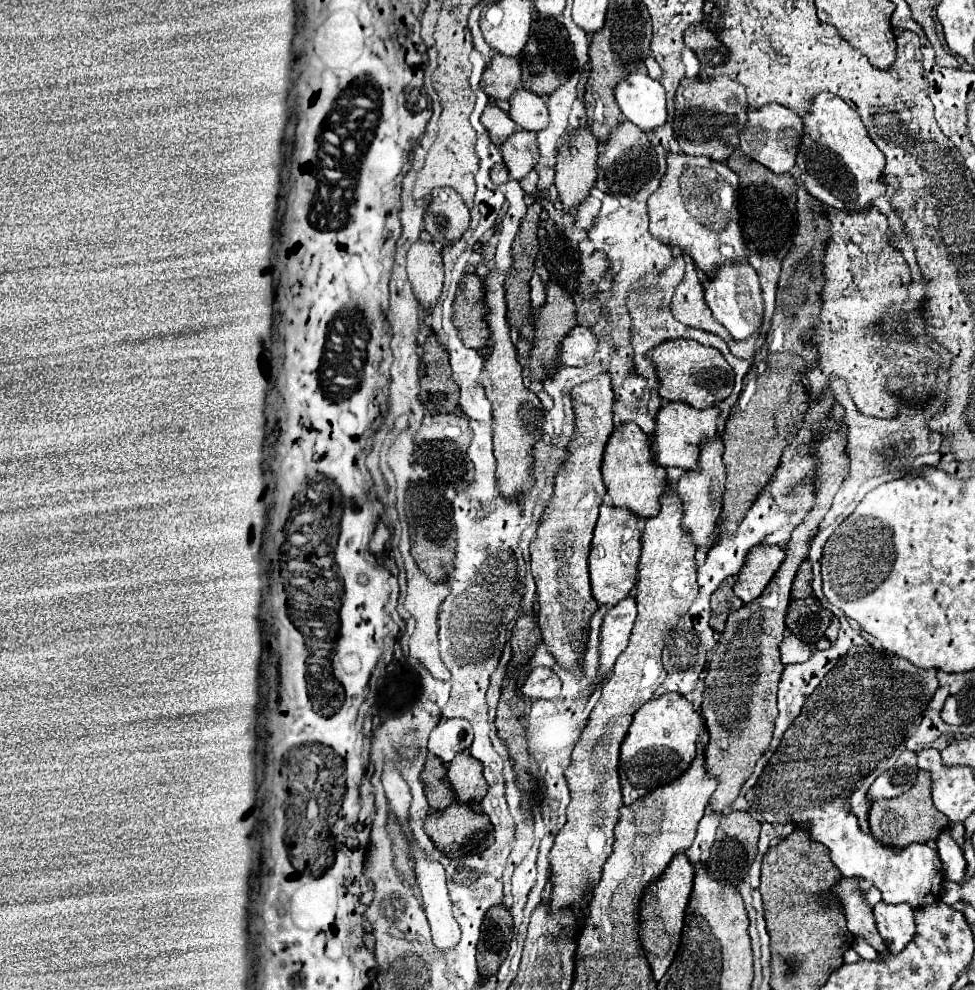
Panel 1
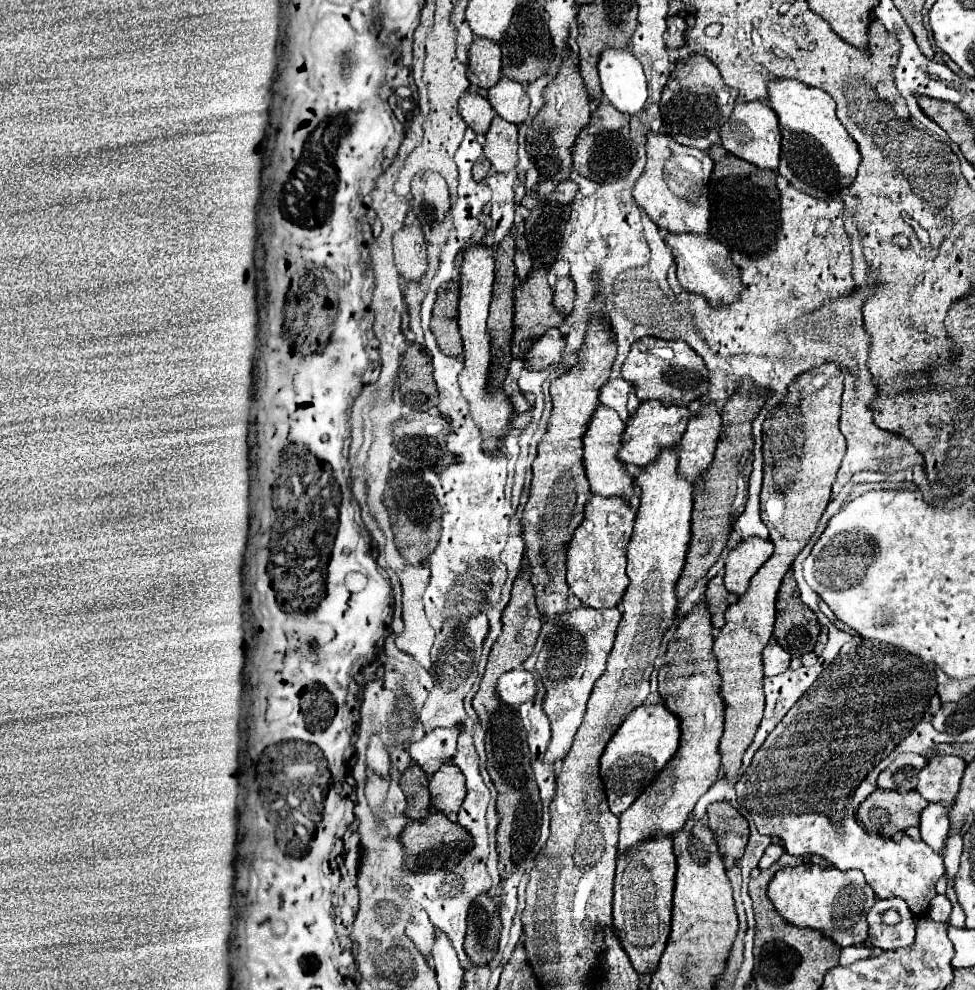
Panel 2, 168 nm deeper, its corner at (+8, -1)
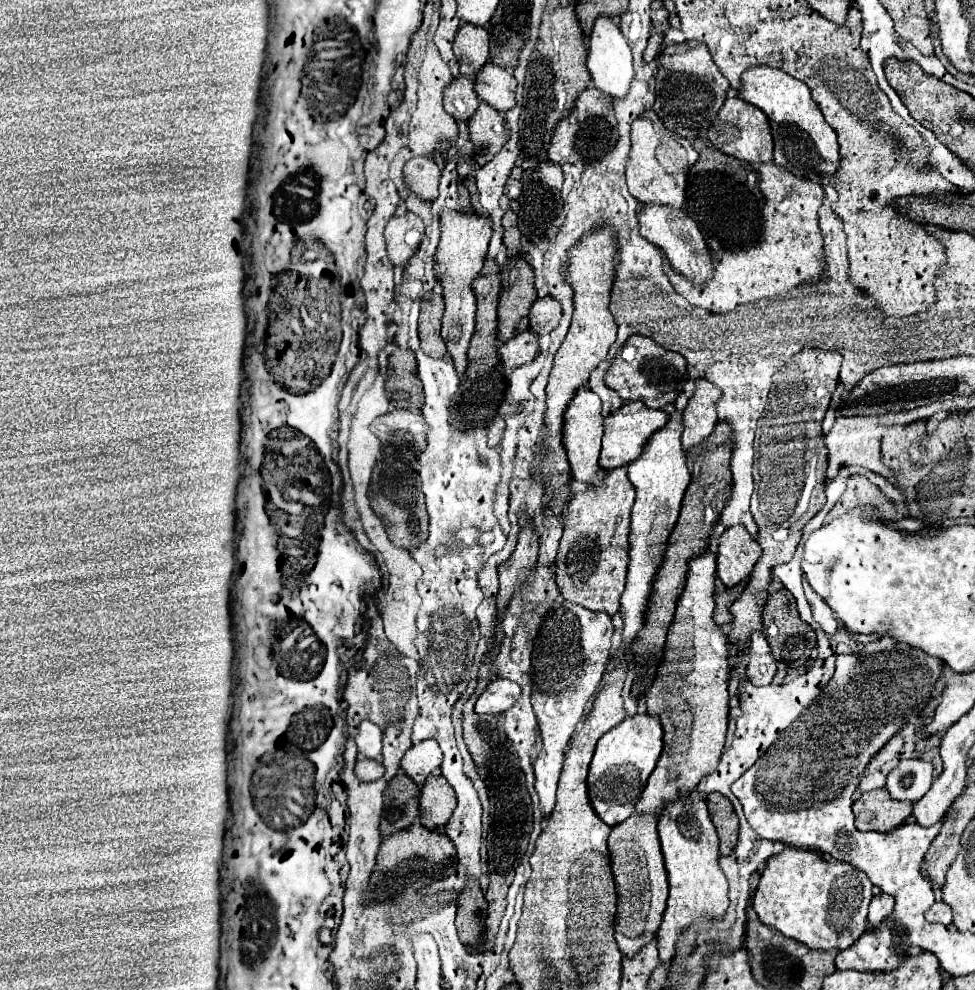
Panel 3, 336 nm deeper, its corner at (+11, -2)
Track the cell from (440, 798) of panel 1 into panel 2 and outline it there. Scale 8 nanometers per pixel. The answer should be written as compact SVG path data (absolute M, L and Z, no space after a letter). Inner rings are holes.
M411 765L403 775L401 775L401 789L407 797L407 811L405 815L409 819L425 819L429 815L431 807L431 797L429 797L429 781L427 775L423 775L423 769L419 765Z

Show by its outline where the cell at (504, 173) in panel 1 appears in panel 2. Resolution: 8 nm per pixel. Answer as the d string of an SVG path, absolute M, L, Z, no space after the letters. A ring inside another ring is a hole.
M481 157L481 159L473 165L473 179L475 179L475 181L485 179L485 177L489 175L489 169L491 169L491 163L487 163L487 159Z

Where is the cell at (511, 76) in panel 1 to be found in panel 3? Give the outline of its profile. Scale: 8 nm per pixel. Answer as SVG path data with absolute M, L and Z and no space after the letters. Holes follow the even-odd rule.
M464 24L456 34L454 54L460 64L460 74L474 80L480 72L480 66L484 66L490 58L488 32L478 26Z

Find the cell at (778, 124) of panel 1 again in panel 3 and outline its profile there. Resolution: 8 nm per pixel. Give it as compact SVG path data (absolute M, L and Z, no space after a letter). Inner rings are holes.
M728 98L722 106L722 110L718 112L718 118L714 120L714 124L708 130L708 140L724 154L734 156L738 160L744 162L772 162L772 134L770 134L770 122L766 118L766 114L740 100L740 98Z

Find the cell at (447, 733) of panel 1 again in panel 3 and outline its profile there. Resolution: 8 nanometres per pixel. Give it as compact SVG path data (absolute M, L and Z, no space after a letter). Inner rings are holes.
M432 738L408 748L408 752L404 754L404 758L400 762L400 766L406 770L406 774L418 786L422 786L424 780L440 768L440 764L442 764L442 752L440 752L440 746L436 744L436 740L432 740Z

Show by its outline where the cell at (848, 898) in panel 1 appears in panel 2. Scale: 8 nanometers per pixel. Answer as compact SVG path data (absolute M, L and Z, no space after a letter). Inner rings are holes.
M801 863L797 867L785 867L775 873L767 887L767 897L771 899L773 907L777 913L787 919L787 923L795 927L807 927L807 929L817 929L825 937L829 937L833 943L839 947L849 947L849 945L861 945L867 939L867 911L875 903L875 893L867 885L865 877L861 871L839 871L835 867L821 867L815 863Z

